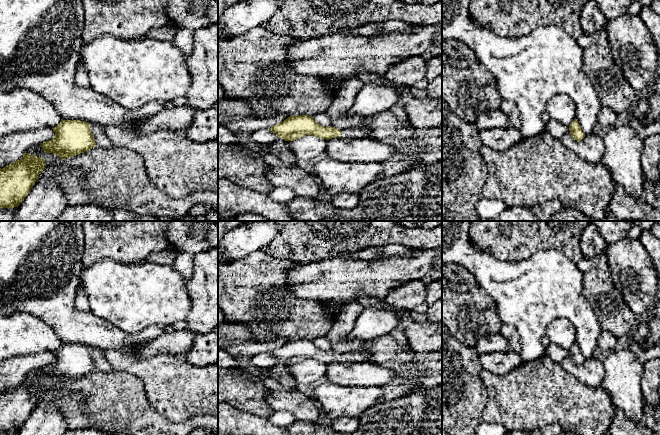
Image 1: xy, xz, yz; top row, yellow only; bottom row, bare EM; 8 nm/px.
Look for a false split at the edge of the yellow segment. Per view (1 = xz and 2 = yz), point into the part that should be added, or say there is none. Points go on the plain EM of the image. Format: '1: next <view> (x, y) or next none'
1: next xz (363, 356)
2: next none

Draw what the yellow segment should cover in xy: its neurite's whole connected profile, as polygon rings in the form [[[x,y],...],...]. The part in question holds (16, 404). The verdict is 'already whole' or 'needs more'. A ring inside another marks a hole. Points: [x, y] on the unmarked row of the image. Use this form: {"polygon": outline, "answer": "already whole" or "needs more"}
{"polygon": [[[24,377],[20,384],[0,393],[0,433],[18,431],[45,392],[45,383]]], "answer": "already whole"}

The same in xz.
{"polygon": [[[309,339],[290,340],[283,346],[278,347],[268,353],[274,356],[279,362],[285,365],[295,365],[306,359],[312,359],[321,363],[332,363],[335,361],[348,362],[369,362],[370,354],[368,351],[355,353],[335,353],[318,348],[314,341]]], "answer": "needs more"}

